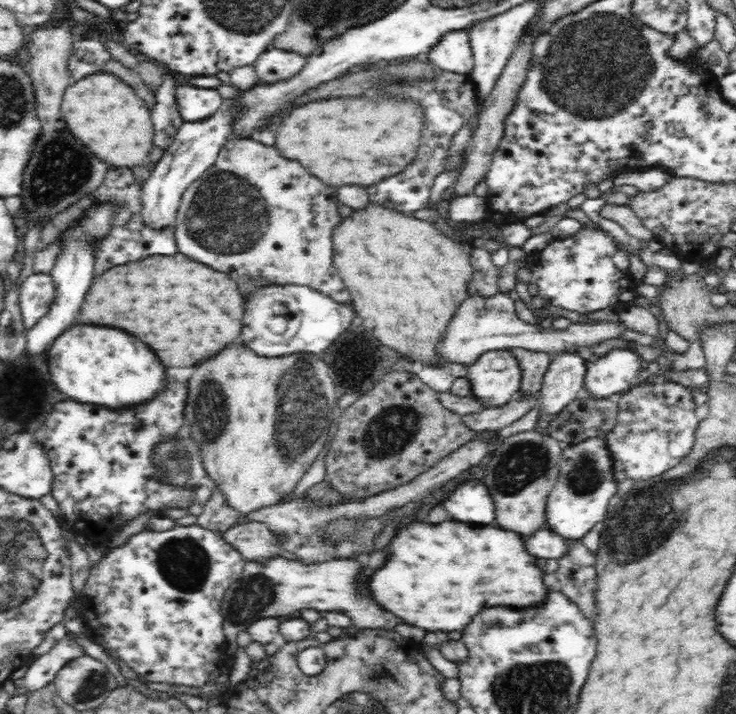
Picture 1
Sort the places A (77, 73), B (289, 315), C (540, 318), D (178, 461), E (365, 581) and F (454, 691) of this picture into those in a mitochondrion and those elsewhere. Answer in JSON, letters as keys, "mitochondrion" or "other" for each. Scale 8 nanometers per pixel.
{"A":"other","B":"other","C":"other","D":"mitochondrion","E":"other","F":"other"}

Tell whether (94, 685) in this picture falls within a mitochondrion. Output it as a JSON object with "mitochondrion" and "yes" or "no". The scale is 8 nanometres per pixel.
{"mitochondrion":"yes"}

